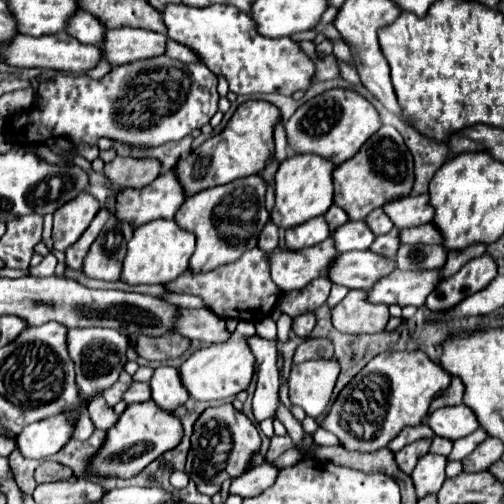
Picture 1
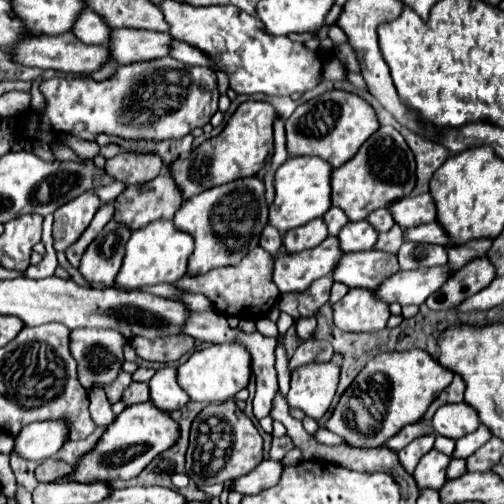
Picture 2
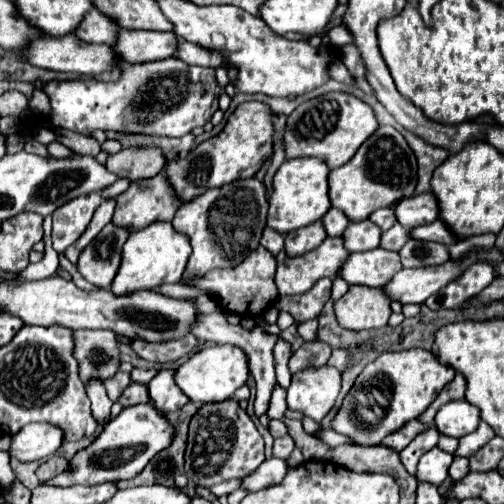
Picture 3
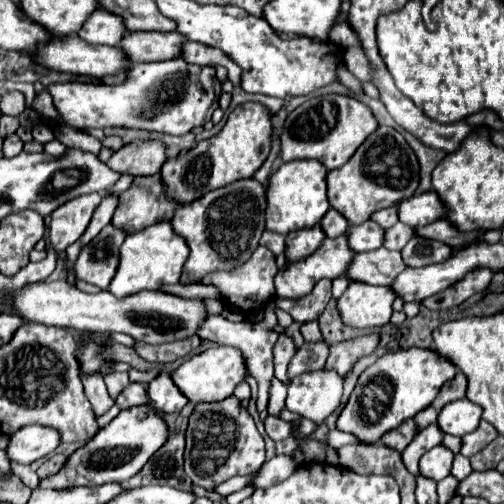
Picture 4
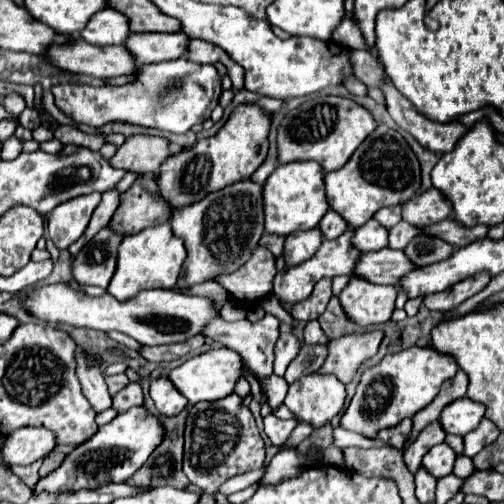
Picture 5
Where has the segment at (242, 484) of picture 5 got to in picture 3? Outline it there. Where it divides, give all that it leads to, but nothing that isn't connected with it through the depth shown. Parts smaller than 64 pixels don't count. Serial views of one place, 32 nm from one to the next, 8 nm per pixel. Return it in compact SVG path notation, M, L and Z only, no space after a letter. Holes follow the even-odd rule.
M241 478L231 479L229 481L225 481L210 487L209 491L214 495L216 495L217 497L220 497L221 495L225 494L228 495L231 492L237 490L240 487L241 482L242 482Z

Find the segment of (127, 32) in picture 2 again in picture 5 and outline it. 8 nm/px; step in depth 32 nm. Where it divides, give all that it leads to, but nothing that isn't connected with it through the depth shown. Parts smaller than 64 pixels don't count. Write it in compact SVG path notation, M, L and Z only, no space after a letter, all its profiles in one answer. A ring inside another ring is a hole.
M184 32L172 34L130 34L130 40L124 44L136 52L140 64L166 62L186 56L190 38Z

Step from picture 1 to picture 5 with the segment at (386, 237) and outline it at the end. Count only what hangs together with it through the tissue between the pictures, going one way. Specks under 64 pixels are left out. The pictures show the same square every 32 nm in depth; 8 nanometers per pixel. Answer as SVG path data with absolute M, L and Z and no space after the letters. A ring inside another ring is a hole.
M402 220L400 224L396 224L396 228L390 228L390 248L396 248L396 250L404 250L408 246L408 242L420 234L420 228L418 226L412 226L408 224L406 220Z

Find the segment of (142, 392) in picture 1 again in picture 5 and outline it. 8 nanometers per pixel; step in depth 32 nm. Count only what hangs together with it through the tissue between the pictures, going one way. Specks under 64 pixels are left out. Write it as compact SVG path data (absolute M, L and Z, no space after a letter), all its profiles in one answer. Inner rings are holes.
M130 382L126 388L122 388L118 394L112 396L112 408L118 414L128 412L132 406L142 406L142 392L138 382Z

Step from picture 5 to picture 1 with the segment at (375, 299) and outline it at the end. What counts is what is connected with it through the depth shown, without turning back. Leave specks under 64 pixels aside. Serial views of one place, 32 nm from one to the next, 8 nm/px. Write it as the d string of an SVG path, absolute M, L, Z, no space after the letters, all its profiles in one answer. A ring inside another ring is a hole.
M350 290L346 298L332 310L332 324L346 334L382 332L388 324L388 318L388 306L372 304L366 290Z

